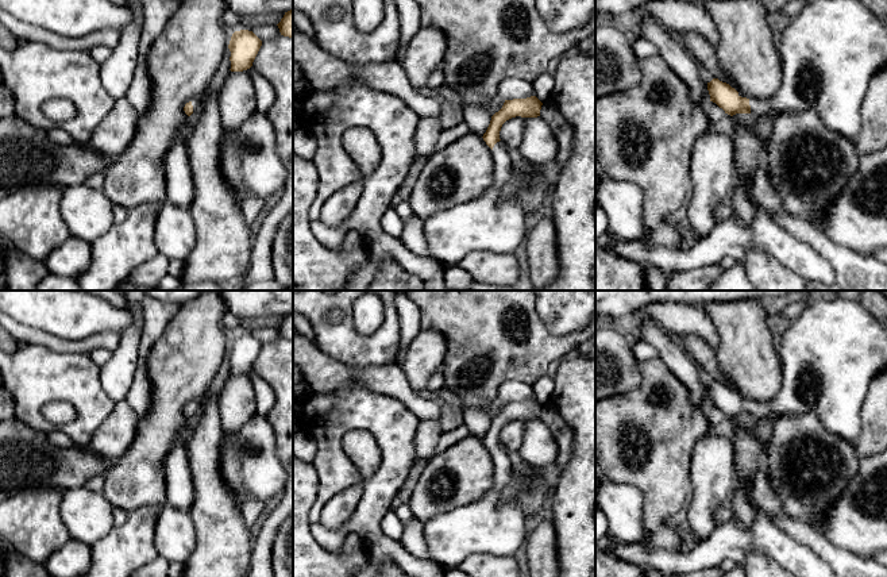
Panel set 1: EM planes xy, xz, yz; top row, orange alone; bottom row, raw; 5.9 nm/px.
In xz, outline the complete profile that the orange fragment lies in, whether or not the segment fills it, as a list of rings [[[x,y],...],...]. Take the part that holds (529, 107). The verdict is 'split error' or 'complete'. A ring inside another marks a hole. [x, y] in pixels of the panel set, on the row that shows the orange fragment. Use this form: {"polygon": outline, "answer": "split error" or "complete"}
{"polygon": [[[536,96],[505,100],[502,108],[491,116],[482,138],[494,154],[493,181],[478,197],[423,220],[432,258],[454,266],[470,253],[514,254],[524,243],[527,216],[516,199],[502,199],[512,181],[513,162],[500,139],[500,131],[512,118],[540,116],[541,105]]], "answer": "split error"}

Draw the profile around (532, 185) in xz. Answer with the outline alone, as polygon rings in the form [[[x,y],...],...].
[[[558,157],[545,165],[533,165],[524,159],[514,162],[512,181],[505,188],[502,200],[516,199],[527,218],[539,218],[548,211],[560,172]]]

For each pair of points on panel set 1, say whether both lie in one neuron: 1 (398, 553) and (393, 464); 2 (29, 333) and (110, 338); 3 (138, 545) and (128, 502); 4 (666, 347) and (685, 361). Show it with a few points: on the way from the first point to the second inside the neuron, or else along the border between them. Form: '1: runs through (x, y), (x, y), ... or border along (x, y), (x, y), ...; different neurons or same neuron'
1: runs through (375, 533), (374, 504), (381, 487); same neuron
2: runs through (49, 341), (64, 346), (85, 346), (89, 343); same neuron
3: border along (159, 507), (137, 507), (128, 512); different neurons
4: runs through (670, 352), (681, 361); same neuron

